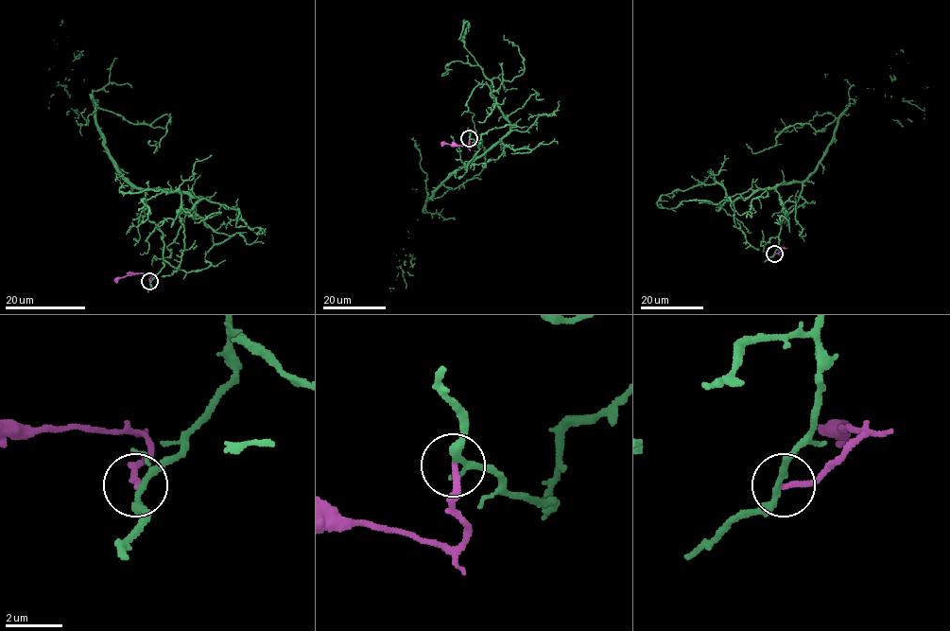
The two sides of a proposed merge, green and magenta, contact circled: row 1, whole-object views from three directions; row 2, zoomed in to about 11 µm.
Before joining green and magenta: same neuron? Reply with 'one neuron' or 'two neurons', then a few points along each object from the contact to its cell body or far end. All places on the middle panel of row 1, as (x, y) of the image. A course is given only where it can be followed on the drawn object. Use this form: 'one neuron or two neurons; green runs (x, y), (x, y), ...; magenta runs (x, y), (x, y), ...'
two neurons; green runs (469, 138), (479, 149), (427, 201), (482, 168), (485, 151), (469, 110); magenta runs (469, 139), (469, 148), (441, 142)

